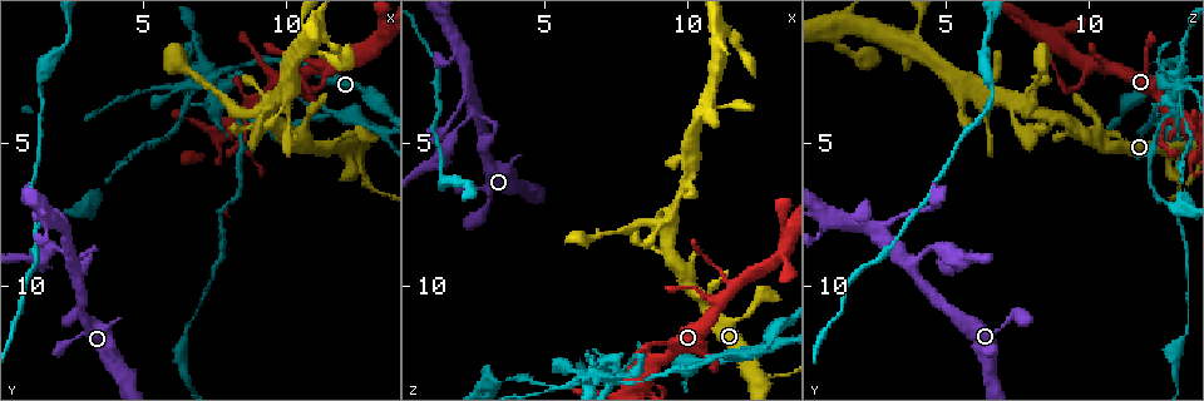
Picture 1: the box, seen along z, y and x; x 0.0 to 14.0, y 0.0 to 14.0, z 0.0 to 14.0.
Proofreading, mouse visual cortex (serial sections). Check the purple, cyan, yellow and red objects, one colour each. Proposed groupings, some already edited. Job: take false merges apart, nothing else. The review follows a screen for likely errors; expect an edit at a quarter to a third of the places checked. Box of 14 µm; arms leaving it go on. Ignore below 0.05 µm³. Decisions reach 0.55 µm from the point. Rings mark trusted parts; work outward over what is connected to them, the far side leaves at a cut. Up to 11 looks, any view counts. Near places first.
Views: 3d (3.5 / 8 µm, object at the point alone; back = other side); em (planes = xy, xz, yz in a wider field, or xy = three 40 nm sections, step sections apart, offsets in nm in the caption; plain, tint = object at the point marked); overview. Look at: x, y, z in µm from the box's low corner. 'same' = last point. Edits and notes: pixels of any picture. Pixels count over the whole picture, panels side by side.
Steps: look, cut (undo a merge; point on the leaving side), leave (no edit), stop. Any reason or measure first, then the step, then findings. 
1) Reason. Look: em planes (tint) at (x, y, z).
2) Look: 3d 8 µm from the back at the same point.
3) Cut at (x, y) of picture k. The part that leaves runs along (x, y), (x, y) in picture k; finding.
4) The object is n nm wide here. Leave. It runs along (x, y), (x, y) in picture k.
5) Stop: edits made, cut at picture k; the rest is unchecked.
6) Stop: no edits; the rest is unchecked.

Calibre changes. Look: 3d 3.5 µm at (12.8, 6.3, 13.1).

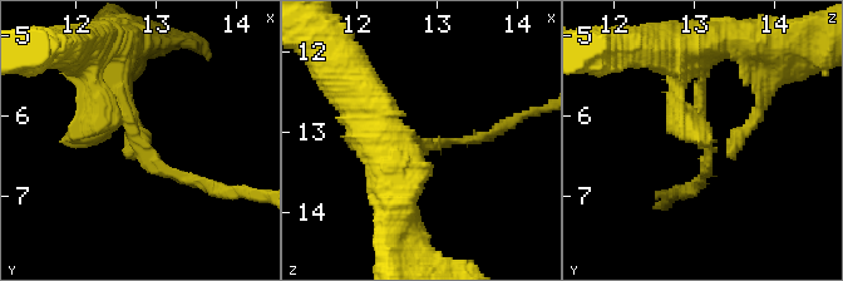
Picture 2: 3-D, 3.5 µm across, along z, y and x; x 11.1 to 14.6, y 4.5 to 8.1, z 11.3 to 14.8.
Cut at (146, 162) of picture 2. The part that leaves runs along (124, 122), (166, 172), (221, 191) in picture 2; a second cell is stuck on.

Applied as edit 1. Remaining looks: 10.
A fork. Look: 3d 3.5 µm at (11.6, 2.2, 10.1).

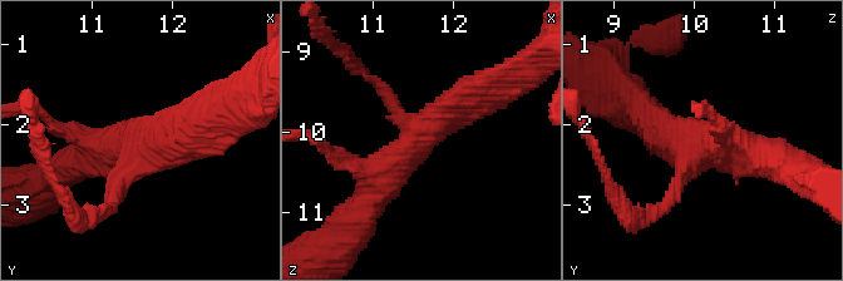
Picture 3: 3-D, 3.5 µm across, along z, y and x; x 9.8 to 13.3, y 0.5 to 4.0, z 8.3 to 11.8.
3 arms meet here; the arms are 200, 400, 450 nm wide; shape alone is not enough. Look: em planes (tint) at (11.55, 2.20, 10.05).

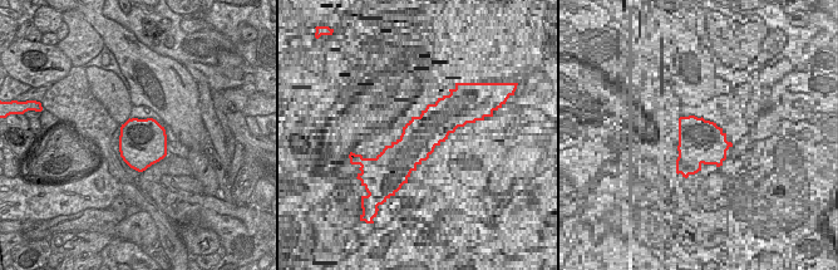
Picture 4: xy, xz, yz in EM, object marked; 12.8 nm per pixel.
The object is 600 nm wide here. Leave. It runs along (370, 201), (420, 133), (486, 92) in picture 3; continuous, no second cell.

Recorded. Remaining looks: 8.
Abrupt turn. Look: 3d 3.5 µm at (7.4, 2.7, 13.3).

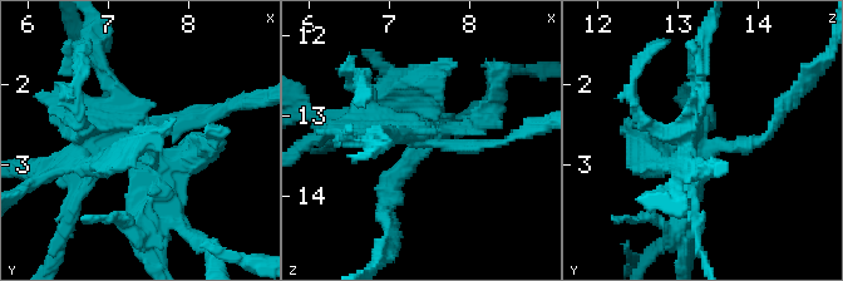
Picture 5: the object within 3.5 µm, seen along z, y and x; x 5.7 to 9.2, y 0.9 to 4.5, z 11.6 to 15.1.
Look: em xy step 1 (tint) at (7.30, 2.75, 13.30).

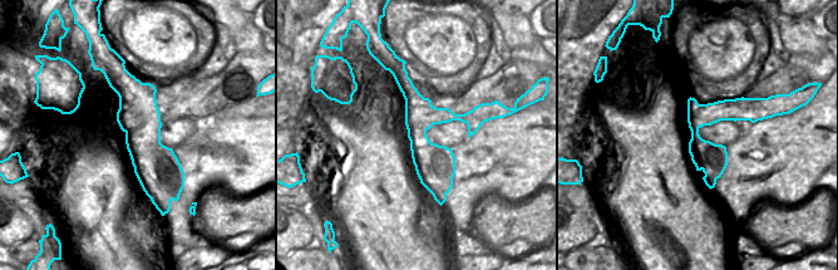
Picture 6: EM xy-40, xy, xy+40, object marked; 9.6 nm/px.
Cut at (467, 118) of picture 5. A border runs along (119, 108), (137, 108), (143, 124) in picture 6; two cells meet here.

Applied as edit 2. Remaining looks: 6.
Two arms in line, one across. Look: 3d 3.5 µm at (8.7, 3.9, 13.0).

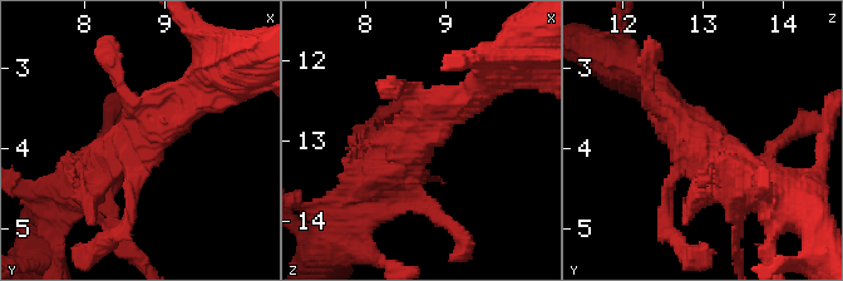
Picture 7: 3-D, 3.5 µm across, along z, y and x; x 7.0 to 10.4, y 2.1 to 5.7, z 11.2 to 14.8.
Need the tissue. Look: em xy step 1 (tint) at (8.60, 3.90, 12.90).

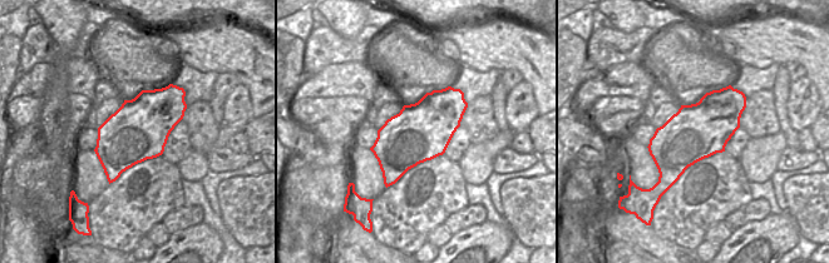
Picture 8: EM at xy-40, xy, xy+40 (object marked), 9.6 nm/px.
Leave. It runs along (476, 97), (425, 122), (368, 187) in picture 7; one cell here.

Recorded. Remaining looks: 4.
Stop: edits made, cut at picture 2, cut at picture 5; the rest is unchecked.

